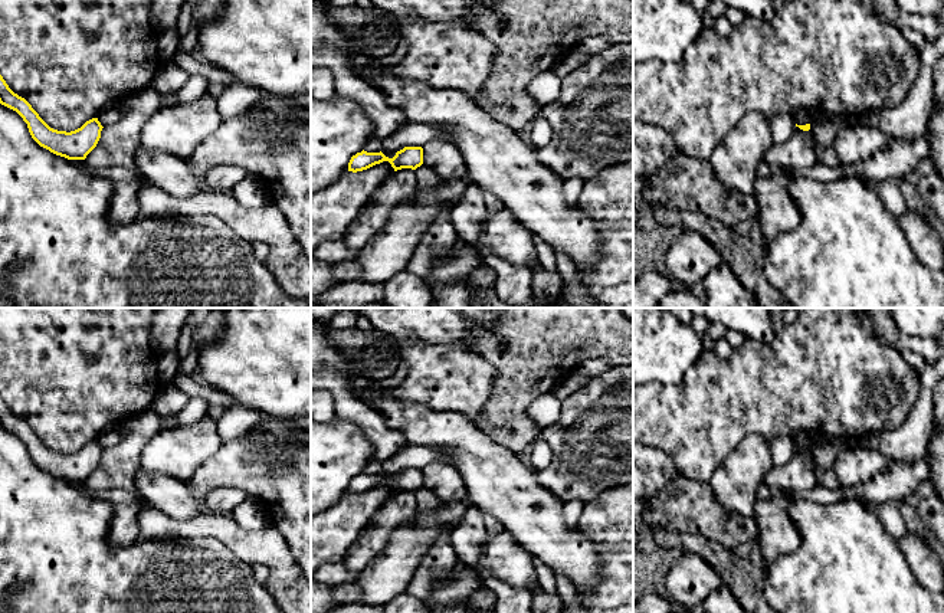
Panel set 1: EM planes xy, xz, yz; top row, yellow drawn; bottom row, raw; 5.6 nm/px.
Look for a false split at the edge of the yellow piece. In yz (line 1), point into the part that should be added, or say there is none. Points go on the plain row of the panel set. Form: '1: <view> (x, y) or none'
1: none

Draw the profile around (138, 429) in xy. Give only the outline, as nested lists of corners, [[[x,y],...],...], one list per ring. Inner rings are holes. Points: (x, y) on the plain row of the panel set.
[[[151,406],[121,422],[117,427],[124,432],[124,439],[117,446],[102,450],[96,469],[85,481],[91,494],[112,488],[140,494],[135,485],[140,456],[148,440],[161,430],[160,416]]]

